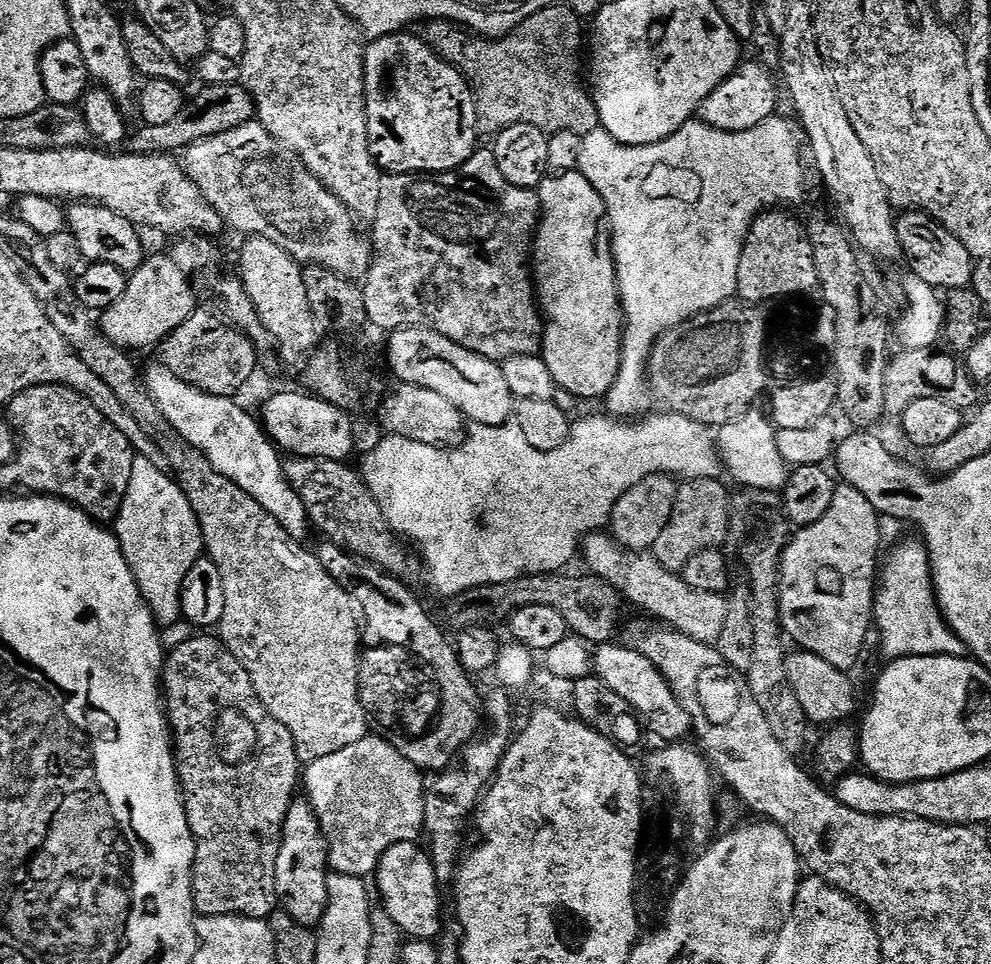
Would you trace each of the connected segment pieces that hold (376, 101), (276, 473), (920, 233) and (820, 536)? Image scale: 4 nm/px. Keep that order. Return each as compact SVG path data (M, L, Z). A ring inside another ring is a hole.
M407 31L393 32L390 36L377 35L364 49L364 109L368 119L368 145L376 164L385 173L393 172L451 172L460 168L472 157L478 147L478 129L476 126L476 98L472 95L472 85L452 64L448 64L419 35L408 36Z
M156 362L148 373L143 373L142 379L166 422L170 422L190 446L198 449L218 474L226 474L226 478L230 478L234 486L242 486L258 506L270 510L270 514L278 518L282 530L286 530L293 540L305 539L303 536L310 532L306 506L302 506L302 498L298 498L290 486L281 453L268 439L268 433L257 417L255 420L242 405L235 404L235 399L206 394L194 385L182 382L182 378L175 376L163 362Z
M919 210L901 211L896 218L896 233L901 253L905 257L908 255L907 267L918 278L922 278L922 282L937 290L967 288L971 285L974 267L972 255L933 216L927 216Z
M847 486L837 487L834 494L834 502L830 502L830 510L818 518L810 526L799 529L789 539L787 548L784 549L784 556L780 560L780 626L784 629L787 639L796 643L797 649L805 652L818 654L818 658L826 658L830 666L838 666L838 670L851 673L852 667L860 660L860 655L864 652L864 643L868 640L868 631L871 633L874 628L874 601L878 587L878 564L876 568L876 555L880 552L880 520L878 509L868 496L858 494L858 490Z

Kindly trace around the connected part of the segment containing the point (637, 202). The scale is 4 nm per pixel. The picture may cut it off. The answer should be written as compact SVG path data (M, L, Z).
M780 114L771 116L766 118L766 122L754 126L754 130L742 130L741 132L714 130L710 126L701 124L699 119L693 118L687 124L683 124L672 136L653 144L623 144L614 139L602 127L595 128L582 137L576 168L588 179L590 186L594 186L594 190L598 190L598 194L608 211L612 260L616 263L616 285L620 291L620 306L624 309L624 338L620 345L620 369L615 382L612 384L612 389L608 391L606 397L608 408L614 415L636 416L644 407L649 406L650 396L632 396L632 392L636 392L636 388L640 388L640 368L648 368L648 357L652 354L654 342L663 332L686 322L691 316L696 316L699 312L717 308L719 304L727 304L737 295L738 262L752 221L765 210L772 210L777 206L792 206L788 204L796 204L803 198L804 160L800 157L802 140L794 124L794 129L792 129L791 122L783 120L782 116Z

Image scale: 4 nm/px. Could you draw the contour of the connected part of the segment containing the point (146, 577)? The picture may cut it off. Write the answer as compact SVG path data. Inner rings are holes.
M136 457L130 486L114 521L116 541L138 582L138 590L148 603L161 629L181 623L180 590L190 566L202 558L204 535L198 518L172 476L161 474L146 458Z

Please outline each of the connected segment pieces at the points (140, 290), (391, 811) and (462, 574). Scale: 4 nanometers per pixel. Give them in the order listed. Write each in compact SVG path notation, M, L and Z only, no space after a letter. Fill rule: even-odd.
M149 255L144 265L129 275L122 298L99 313L98 323L106 338L119 348L152 348L155 344L157 347L163 345L168 336L197 311L196 300L198 296L189 273L173 257L171 260L168 256Z
M375 734L364 736L354 742L354 746L346 746L346 750L337 750L335 754L326 754L326 758L318 758L307 765L302 772L302 788L308 791L308 805L318 818L328 843L329 869L368 878L376 872L383 855L396 843L419 841L424 831L426 780L423 778L421 769L407 760L391 739Z
M752 408L741 415L739 419L721 425L717 429L718 448L720 452L716 449L716 444L712 441L712 436L708 432L711 432L709 425L703 424L702 422L694 422L690 418L686 418L682 414L671 410L660 410L657 416L648 416L645 420L634 421L633 424L627 424L624 420L611 420L608 416L588 416L585 420L578 421L577 424L575 421L575 423L569 427L566 442L562 442L562 446L558 446L558 450L543 452L542 450L534 450L534 446L530 446L530 442L526 442L526 434L522 434L522 430L514 422L499 424L498 426L472 424L471 427L467 429L464 441L456 448L435 448L434 446L426 446L422 442L407 440L401 436L385 435L383 437L385 440L378 441L377 444L365 454L364 461L358 464L358 471L360 475L363 476L364 484L370 490L370 494L374 494L374 498L380 507L380 515L384 517L389 528L391 528L397 536L415 545L419 555L422 557L422 564L426 569L426 576L432 579L433 586L444 595L444 598L451 598L460 596L463 592L469 592L470 589L477 588L483 584L510 582L519 576L563 573L565 569L567 569L564 567L566 567L575 556L577 559L578 553L582 548L584 537L609 527L612 519L612 511L618 502L618 498L622 498L622 494L626 494L626 490L638 486L638 482L642 482L651 476L663 474L673 478L683 478L685 481L720 480L722 476L722 474L720 474L721 456L729 474L738 482L737 485L754 489L770 489L772 491L781 491L783 489L785 482L788 480L789 469L780 453L778 453L777 429L765 413L763 415L758 411L758 408Z

